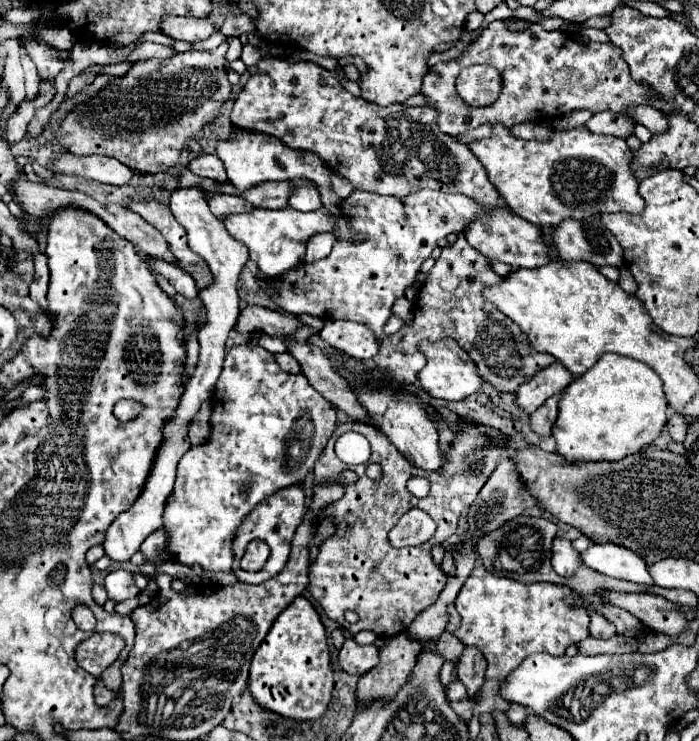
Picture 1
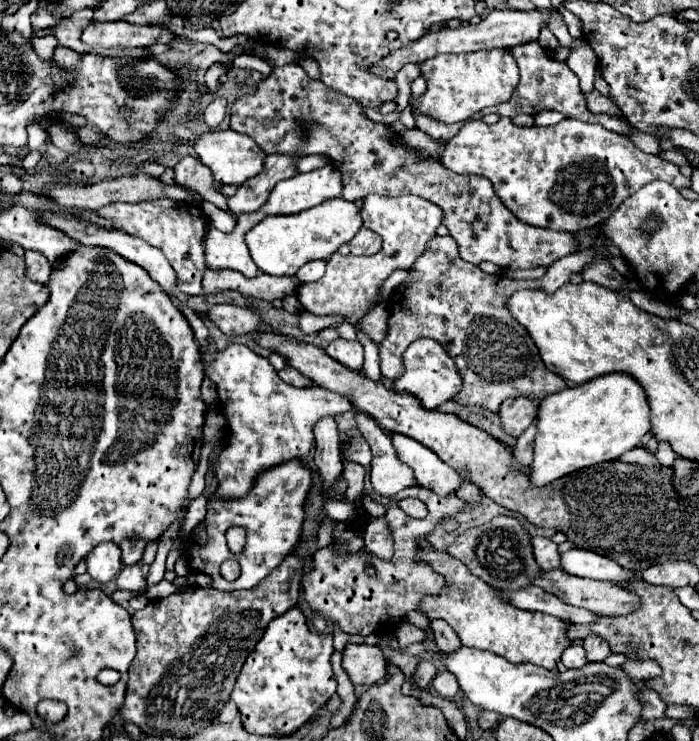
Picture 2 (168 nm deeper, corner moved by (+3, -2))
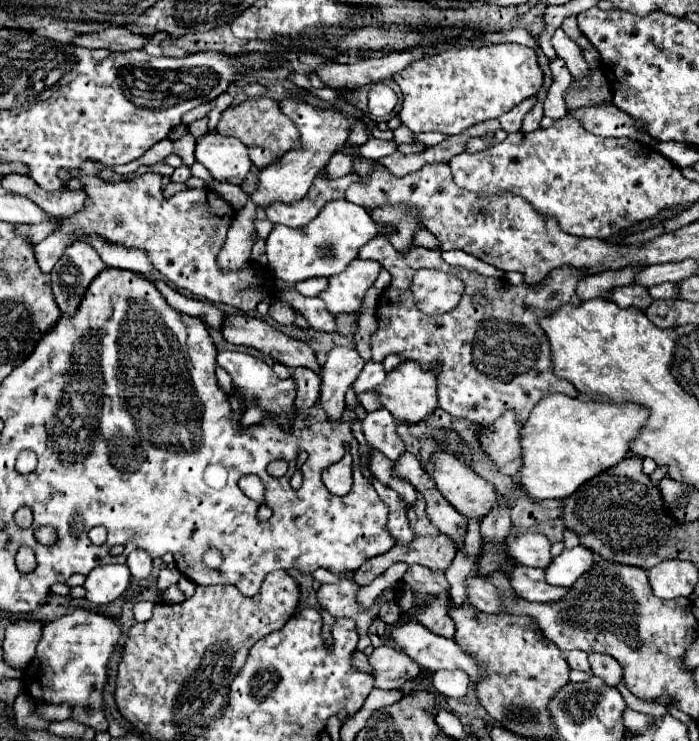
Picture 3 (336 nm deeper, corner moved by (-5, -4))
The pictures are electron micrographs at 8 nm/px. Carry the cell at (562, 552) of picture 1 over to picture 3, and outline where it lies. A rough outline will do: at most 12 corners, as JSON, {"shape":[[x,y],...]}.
{"shape":[[540,533],[506,539],[508,551],[528,567],[552,563],[550,541]]}

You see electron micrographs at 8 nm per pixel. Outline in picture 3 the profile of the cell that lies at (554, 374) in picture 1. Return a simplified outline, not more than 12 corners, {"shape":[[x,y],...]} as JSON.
{"shape":[[514,411],[482,427],[480,443],[496,467],[520,459]]}

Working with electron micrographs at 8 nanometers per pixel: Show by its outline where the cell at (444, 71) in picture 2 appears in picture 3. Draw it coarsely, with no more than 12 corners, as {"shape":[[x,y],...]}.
{"shape":[[518,43],[442,51],[394,79],[410,131],[458,135],[544,85]]}

